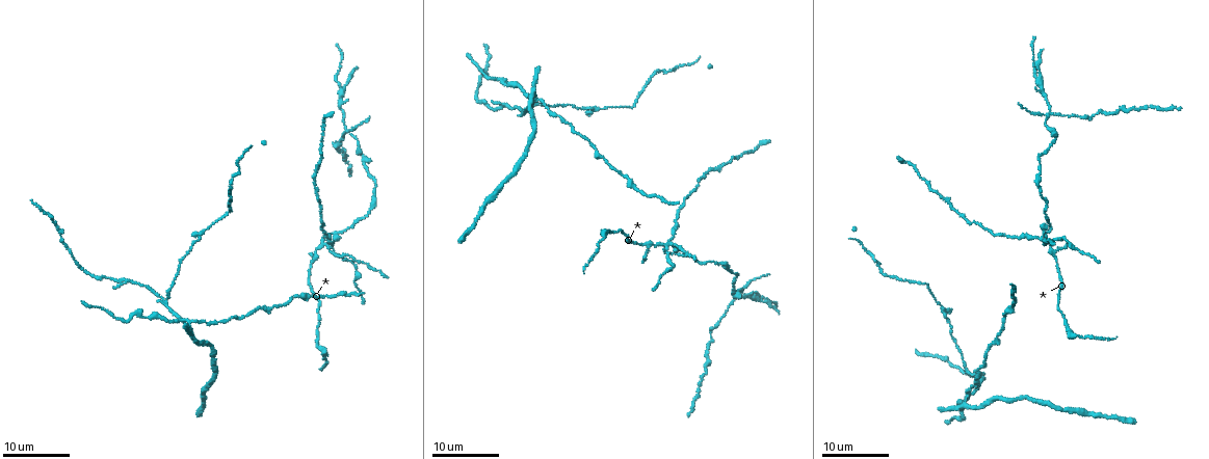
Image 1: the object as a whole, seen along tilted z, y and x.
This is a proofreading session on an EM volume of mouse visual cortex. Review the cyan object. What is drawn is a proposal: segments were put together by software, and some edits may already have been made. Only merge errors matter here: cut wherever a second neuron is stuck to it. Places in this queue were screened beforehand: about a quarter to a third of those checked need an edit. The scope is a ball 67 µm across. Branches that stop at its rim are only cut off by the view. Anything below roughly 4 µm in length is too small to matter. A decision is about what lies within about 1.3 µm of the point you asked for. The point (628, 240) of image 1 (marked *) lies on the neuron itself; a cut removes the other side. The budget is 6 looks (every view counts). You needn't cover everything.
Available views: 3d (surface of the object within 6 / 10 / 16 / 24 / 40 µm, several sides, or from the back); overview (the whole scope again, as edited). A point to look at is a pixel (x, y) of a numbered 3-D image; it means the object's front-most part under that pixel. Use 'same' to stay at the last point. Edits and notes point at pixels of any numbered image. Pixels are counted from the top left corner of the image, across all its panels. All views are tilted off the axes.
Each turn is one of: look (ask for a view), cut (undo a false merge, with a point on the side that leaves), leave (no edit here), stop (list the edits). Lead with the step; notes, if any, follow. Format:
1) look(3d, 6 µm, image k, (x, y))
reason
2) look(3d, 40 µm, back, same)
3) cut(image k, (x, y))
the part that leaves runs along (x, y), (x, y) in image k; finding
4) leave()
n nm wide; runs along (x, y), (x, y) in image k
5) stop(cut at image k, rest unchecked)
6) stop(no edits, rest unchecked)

look(3d, 24 µm, image 1, (625, 179))
calibre changes

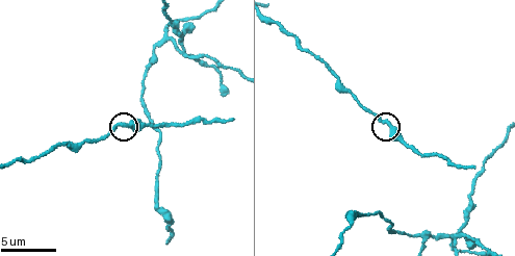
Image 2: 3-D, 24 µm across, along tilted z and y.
look(3d, 6 µm, image 2, (126, 125))

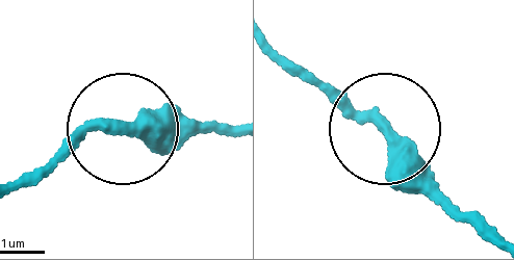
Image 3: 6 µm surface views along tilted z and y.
leave()
one neuron here

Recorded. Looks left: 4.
look(3d, 16 µm, image 1, (534, 100))
looks like a crossing

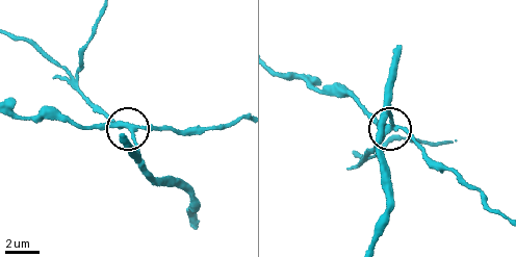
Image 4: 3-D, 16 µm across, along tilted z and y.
look(3d, 10 µm, image 4, (129, 127))
closer look

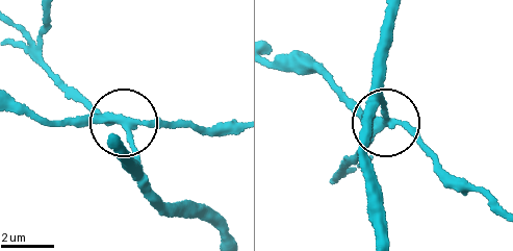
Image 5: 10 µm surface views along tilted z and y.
cut(image 5, (138, 151))
the part that leaves runs along (124, 121), (109, 119), (46, 63), (46, 10) in image 5; two neurons meet here

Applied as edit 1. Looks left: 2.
stop(cut at image 5, rest unchecked)

